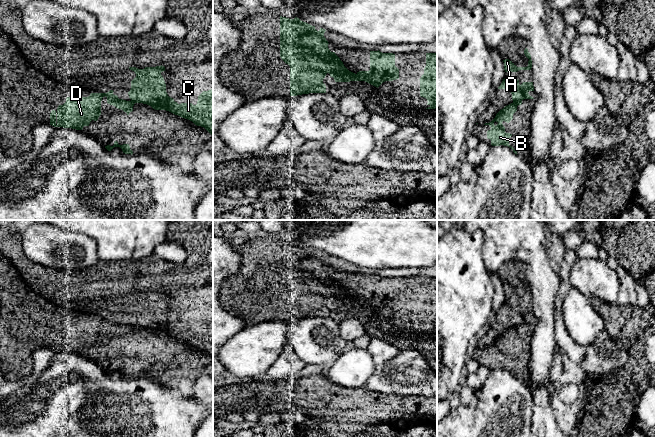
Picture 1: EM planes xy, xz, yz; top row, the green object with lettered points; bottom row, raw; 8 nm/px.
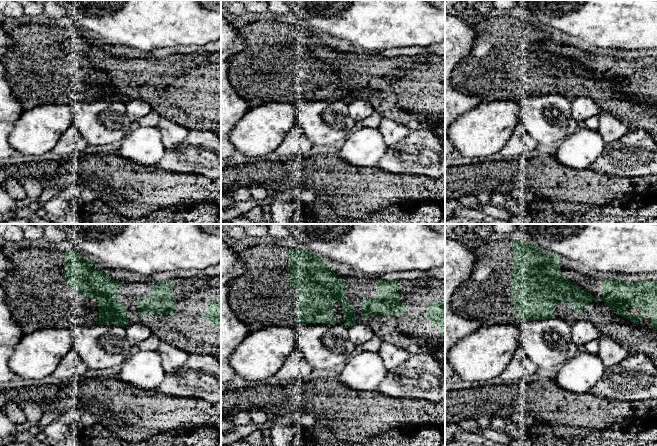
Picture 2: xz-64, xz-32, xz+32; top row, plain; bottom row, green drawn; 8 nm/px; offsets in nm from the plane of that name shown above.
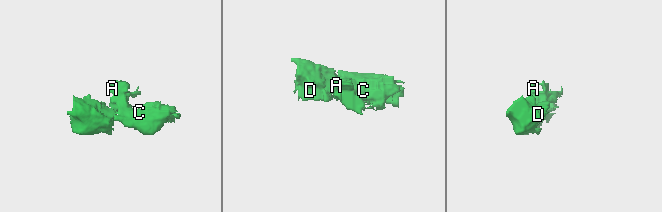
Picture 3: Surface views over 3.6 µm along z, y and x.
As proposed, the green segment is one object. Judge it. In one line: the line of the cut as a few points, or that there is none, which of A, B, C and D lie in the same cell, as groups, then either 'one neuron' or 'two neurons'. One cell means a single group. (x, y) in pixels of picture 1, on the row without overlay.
cut yz (521, 324), (513, 326); groups A C / B D; two neurons

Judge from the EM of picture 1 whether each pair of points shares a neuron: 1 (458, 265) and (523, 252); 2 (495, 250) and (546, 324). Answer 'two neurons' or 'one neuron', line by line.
1: two neurons
2: one neuron

